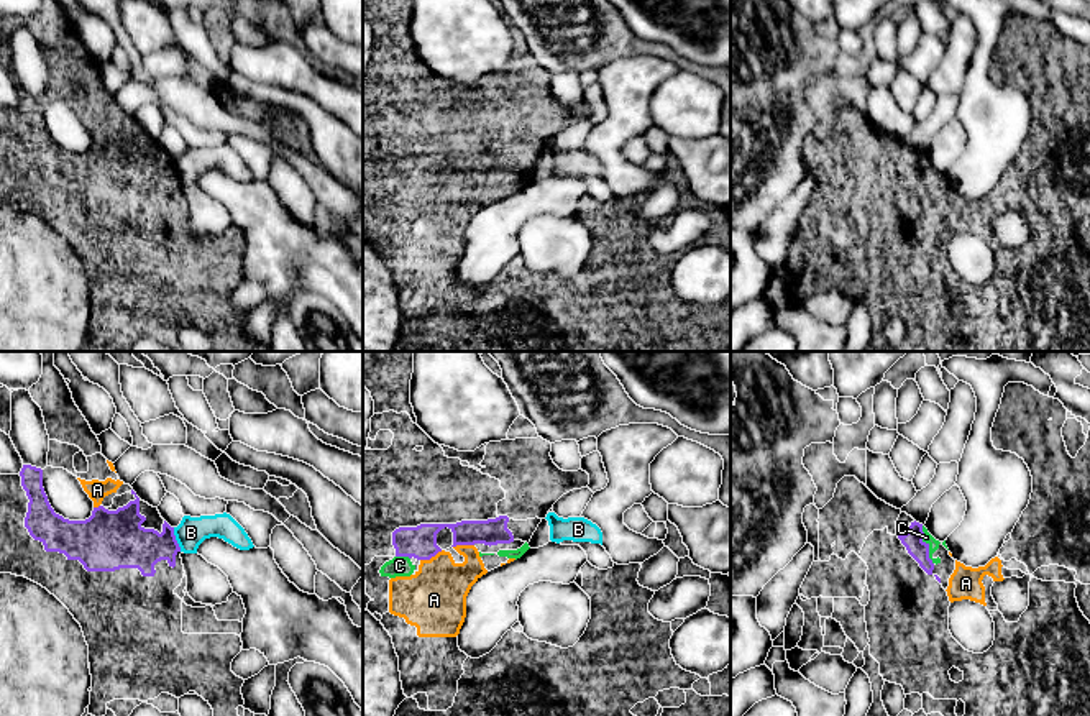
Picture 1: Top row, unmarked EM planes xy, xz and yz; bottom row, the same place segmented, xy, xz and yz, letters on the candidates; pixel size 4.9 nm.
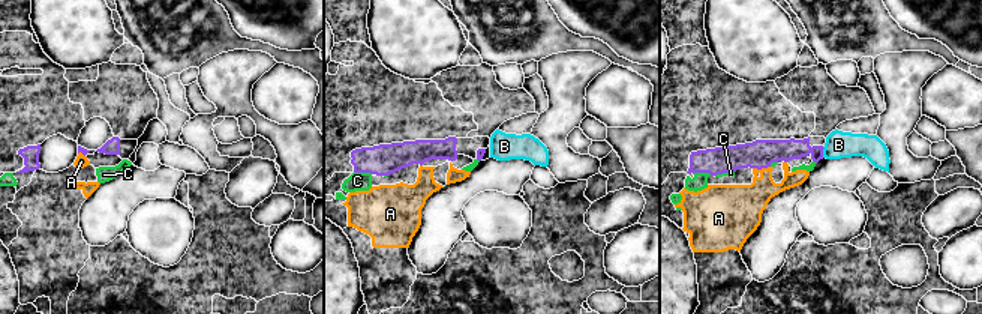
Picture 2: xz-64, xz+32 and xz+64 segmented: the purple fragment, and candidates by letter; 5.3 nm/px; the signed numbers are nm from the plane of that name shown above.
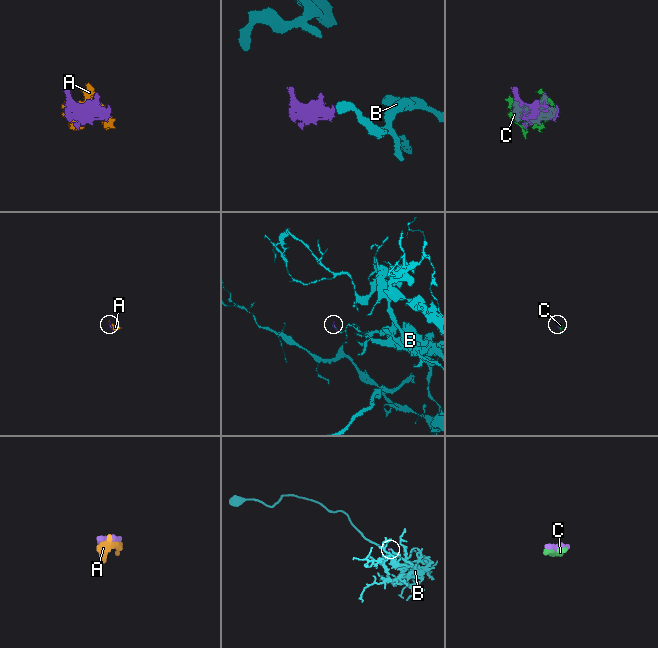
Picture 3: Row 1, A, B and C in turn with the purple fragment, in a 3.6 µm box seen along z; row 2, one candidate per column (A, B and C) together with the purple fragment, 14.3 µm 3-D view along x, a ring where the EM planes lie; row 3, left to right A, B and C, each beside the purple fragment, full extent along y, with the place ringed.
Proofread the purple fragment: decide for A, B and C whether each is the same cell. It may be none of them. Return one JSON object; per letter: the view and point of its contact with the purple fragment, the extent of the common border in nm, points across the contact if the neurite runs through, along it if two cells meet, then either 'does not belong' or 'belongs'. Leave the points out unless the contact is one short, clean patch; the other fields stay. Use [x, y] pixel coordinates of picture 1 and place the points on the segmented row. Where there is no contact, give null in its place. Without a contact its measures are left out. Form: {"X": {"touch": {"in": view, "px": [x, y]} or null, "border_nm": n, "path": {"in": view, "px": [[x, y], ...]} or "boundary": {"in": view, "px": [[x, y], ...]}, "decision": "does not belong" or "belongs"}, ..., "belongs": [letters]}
{"A": {"touch": {"in": "xz", "px": [430, 557]}, "border_nm": 120, "decision": "belongs"}, "B": {"touch": {"in": "xy", "px": [174, 539]}, "border_nm": 130, "boundary": {"in": "xy", "px": [[173, 527], [181, 550]]}, "decision": "does not belong"}, "C": {"touch": {"in": "yz", "px": [928, 546]}, "border_nm": 200, "decision": "belongs"}, "belongs": ["A", "C"]}

